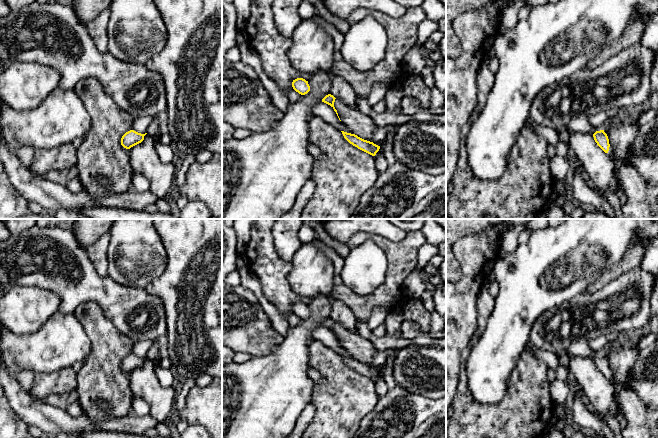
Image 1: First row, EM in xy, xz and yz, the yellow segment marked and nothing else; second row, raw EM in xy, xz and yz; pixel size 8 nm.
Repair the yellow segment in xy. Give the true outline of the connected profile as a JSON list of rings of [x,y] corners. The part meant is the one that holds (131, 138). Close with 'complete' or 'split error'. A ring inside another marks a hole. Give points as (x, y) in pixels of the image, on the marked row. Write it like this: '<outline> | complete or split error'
[[[130,130],[126,132],[121,138],[121,145],[126,148],[130,149],[131,147],[141,143],[144,140],[145,134],[138,133],[134,130]]] | complete

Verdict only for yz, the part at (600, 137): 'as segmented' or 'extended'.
extended

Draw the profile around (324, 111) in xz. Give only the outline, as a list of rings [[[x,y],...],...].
[[[318,102],[314,104],[312,108],[313,116],[320,117],[322,120],[327,122],[328,124],[334,126],[340,131],[344,131],[347,133],[353,134],[348,127],[346,127],[338,118],[336,112],[334,111],[333,107],[324,103]]]

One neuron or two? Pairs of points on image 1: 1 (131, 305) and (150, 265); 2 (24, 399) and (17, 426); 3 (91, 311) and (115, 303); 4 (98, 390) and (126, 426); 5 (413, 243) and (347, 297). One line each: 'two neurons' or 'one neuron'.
1: two neurons
2: two neurons
3: two neurons
4: two neurons
5: one neuron

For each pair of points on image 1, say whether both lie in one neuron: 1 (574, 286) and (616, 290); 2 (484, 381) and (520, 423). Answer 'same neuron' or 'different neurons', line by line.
1: different neurons
2: different neurons

